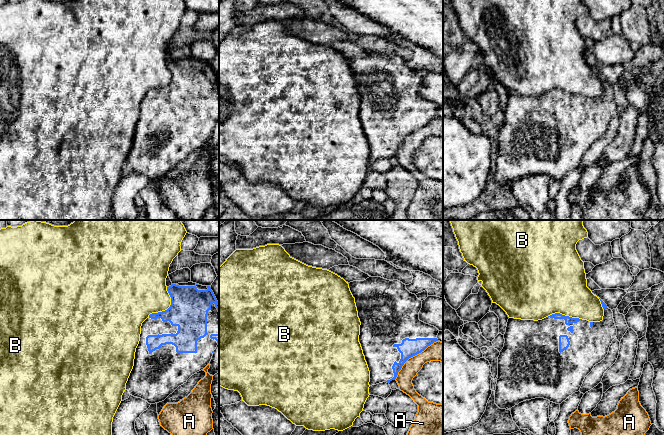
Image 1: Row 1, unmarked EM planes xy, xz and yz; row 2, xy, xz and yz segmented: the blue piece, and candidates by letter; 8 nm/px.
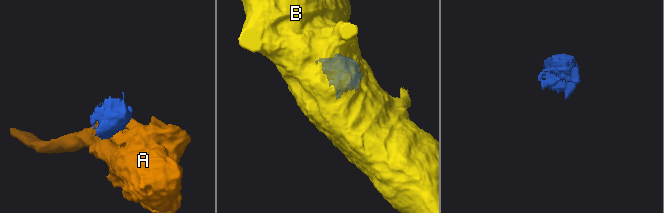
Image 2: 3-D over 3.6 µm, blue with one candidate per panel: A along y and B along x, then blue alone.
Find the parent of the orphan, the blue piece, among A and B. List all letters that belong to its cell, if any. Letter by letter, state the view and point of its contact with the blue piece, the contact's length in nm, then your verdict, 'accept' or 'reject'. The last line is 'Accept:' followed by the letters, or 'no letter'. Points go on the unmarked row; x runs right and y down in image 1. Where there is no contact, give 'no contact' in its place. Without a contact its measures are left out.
A: meets blue in xz at (412, 132); contact 480 nm long; reject
B: meets blue in xy at (169, 83); contact 280 nm long; reject
Accept: no letter

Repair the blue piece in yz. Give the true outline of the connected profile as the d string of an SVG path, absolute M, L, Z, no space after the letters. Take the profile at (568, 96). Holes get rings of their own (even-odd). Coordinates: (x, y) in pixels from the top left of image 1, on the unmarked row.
M600 77L604 85L600 98L589 98L560 89L538 97L508 95L504 123L498 133L495 166L495 180L500 185L511 186L519 179L535 174L561 180L580 166L585 153L606 133L617 111L613 88Z

